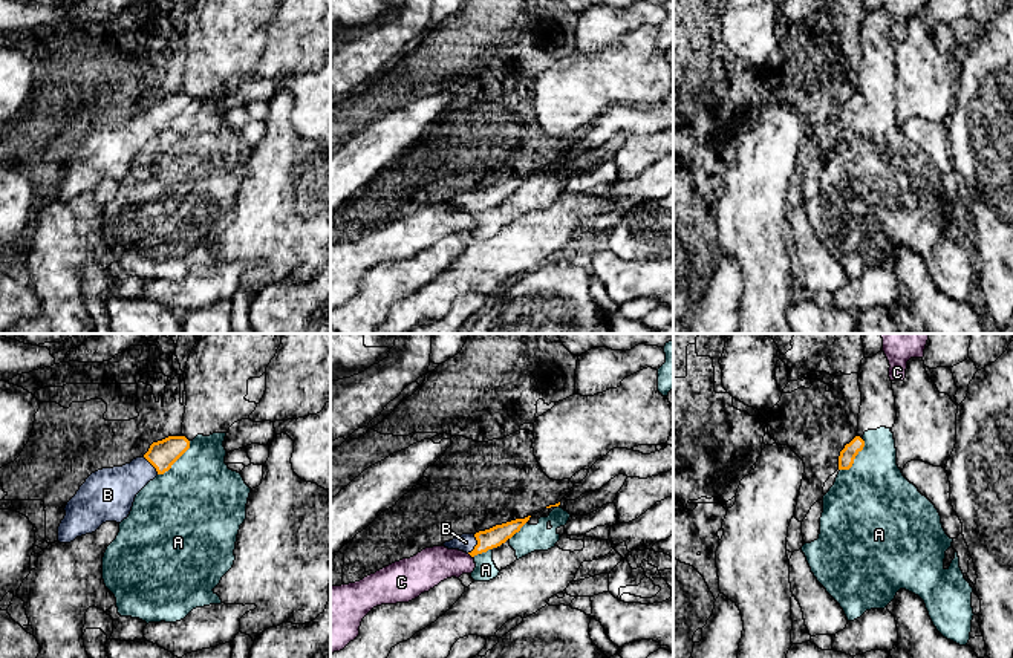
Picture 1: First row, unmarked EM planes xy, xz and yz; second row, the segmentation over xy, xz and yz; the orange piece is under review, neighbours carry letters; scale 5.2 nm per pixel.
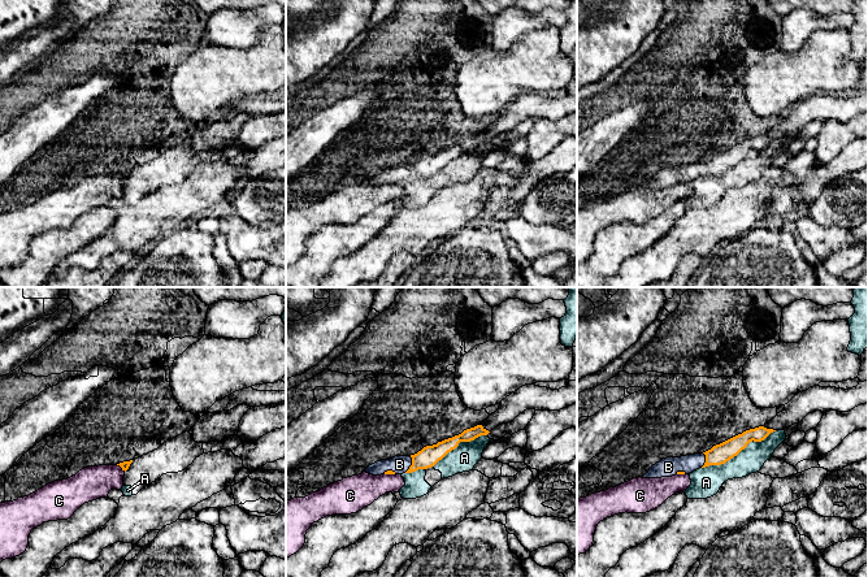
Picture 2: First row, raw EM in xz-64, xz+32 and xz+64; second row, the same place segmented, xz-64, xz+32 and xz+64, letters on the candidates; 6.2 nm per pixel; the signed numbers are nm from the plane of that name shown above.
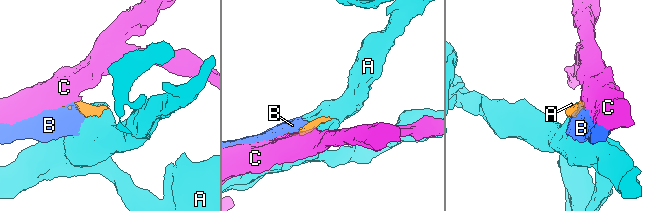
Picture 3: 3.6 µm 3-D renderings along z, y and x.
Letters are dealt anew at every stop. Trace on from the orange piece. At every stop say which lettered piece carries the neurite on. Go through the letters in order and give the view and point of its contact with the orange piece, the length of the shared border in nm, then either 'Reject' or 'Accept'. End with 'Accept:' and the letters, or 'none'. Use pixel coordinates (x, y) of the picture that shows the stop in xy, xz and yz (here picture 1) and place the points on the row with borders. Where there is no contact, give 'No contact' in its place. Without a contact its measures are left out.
A: Touches orange at xy (176, 459). Shared border 260 nm. Reject
B: Touches orange at xz (476, 545). Shared border 110 nm. Accept
C: Touches orange at xz (470, 554). Shared border 40 nm. Reject
Accept: B

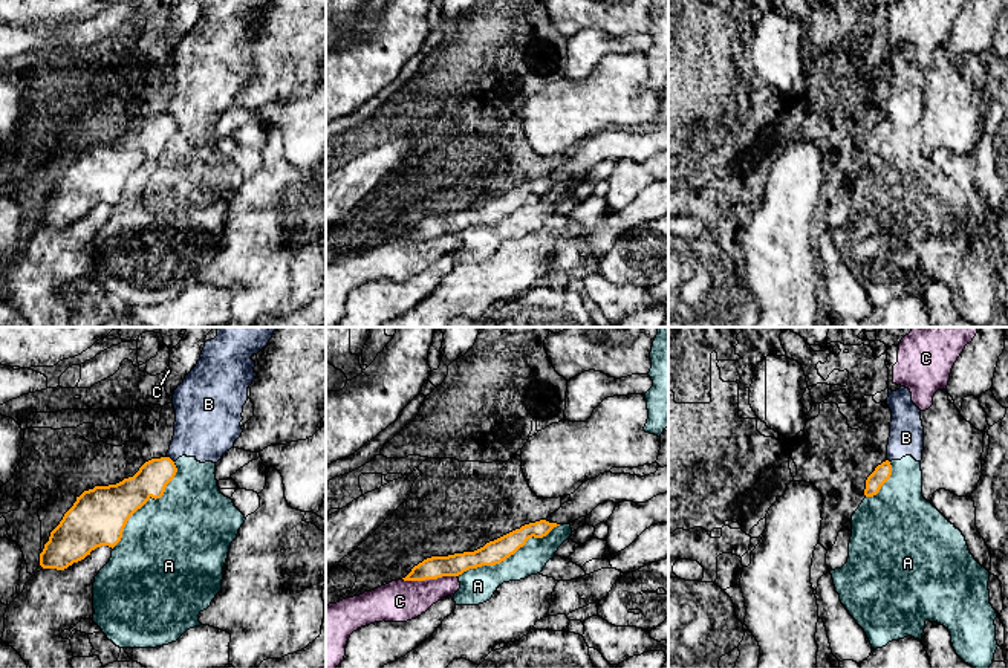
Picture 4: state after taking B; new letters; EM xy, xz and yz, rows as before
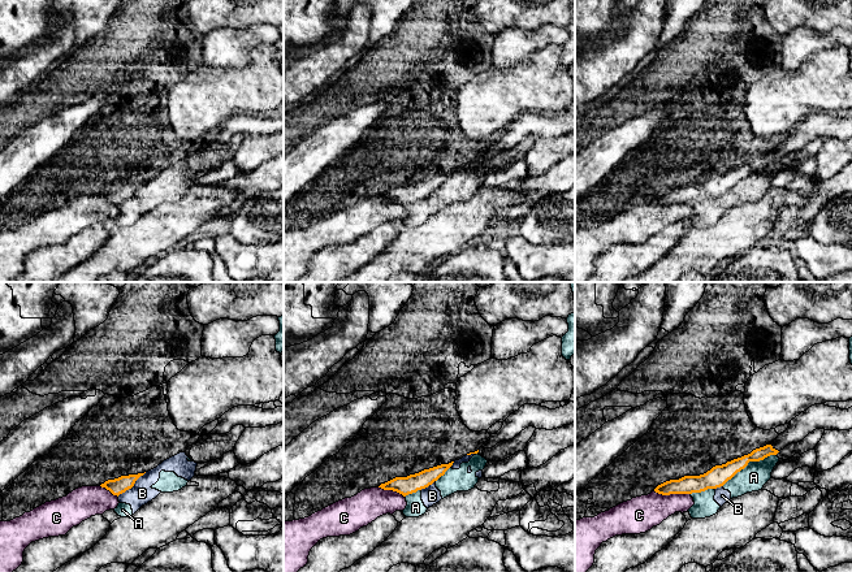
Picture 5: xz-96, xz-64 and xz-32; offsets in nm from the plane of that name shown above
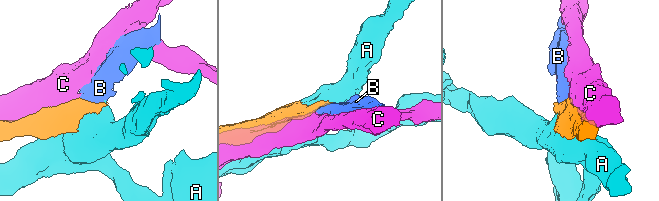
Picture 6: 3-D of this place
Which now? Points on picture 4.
A: Touches orange at xz (508, 557). Shared border 600 nm. Reject
B: Touches orange at xy (170, 459). Shared border 50 nm. Reject
C: Touches orange at xz (429, 578). Shared border 280 nm. Reject
Accept: none

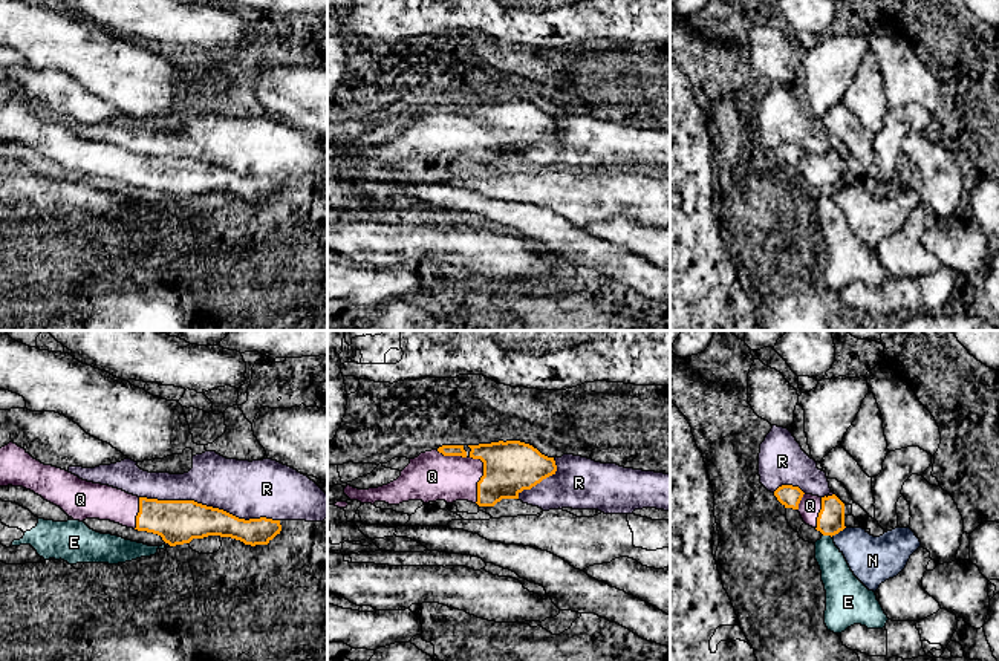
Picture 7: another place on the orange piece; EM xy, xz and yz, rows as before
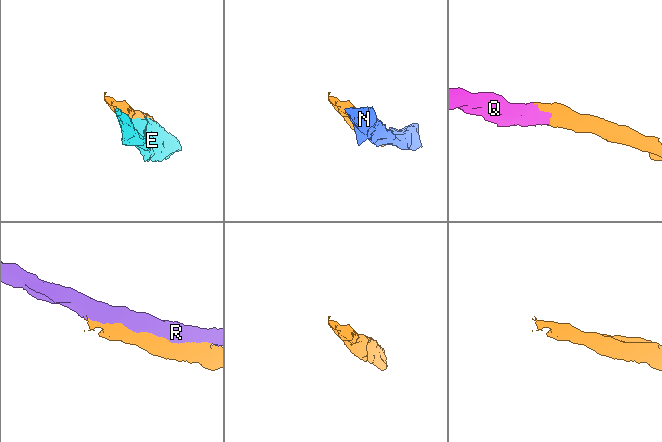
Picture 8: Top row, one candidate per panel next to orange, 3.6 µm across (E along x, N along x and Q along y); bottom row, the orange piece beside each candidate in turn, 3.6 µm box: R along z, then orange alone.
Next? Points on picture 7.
E: Touches orange at yz (828, 534). Shared border 50 nm. Reject
N: Touches orange at yz (837, 533). Shared border 90 nm. Reject
Q: Touches orange at xz (482, 476). Shared border 260 nm. Accept
R: Touches orange at xy (210, 507). Shared border 750 nm. Reject
Accept: Q

